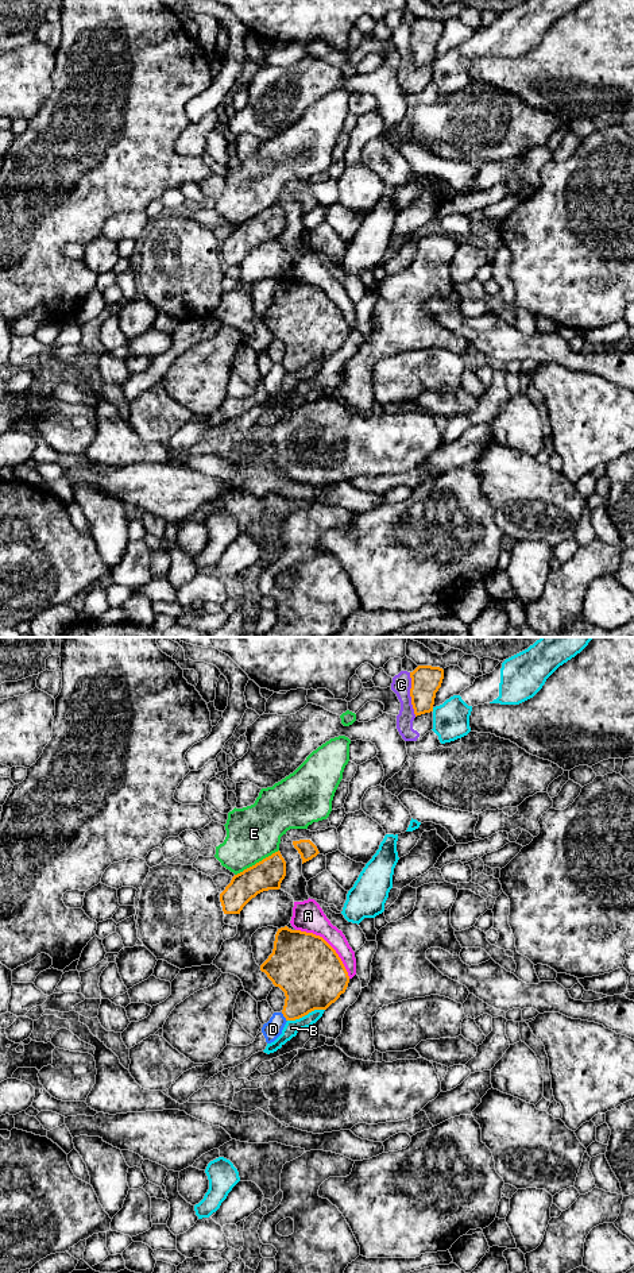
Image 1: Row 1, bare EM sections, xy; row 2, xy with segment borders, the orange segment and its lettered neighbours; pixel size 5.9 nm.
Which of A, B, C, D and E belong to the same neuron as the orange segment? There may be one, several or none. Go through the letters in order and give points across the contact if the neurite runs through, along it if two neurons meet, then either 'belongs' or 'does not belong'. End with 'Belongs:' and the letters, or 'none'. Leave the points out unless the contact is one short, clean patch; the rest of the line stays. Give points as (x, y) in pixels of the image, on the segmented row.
A: does not belong
B: does not belong
C: does not belong
D: border along xy (281, 1013), (286, 1021); does not belong
E: does not belong
Belongs: none

